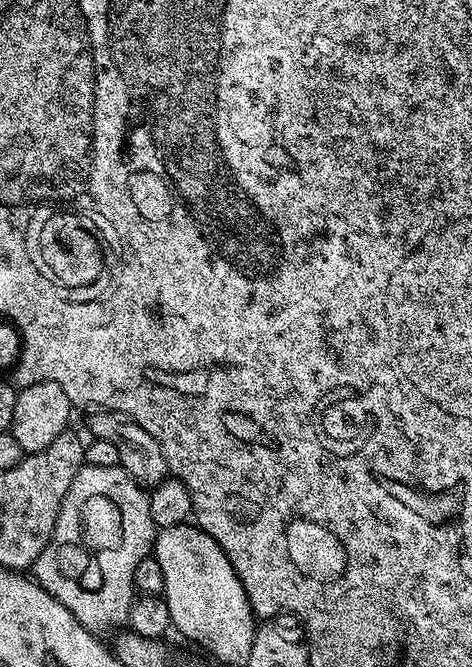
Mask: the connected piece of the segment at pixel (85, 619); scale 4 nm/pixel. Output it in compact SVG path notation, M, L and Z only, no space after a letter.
M119 466L81 468L62 502L54 534L46 550L38 554L36 563L30 569L36 583L58 598L58 602L62 602L62 606L66 606L66 610L70 610L70 614L74 614L74 618L86 626L86 630L112 634L127 625L134 599L134 572L138 564L153 551L158 531L156 523L150 518L148 497L149 493Z

